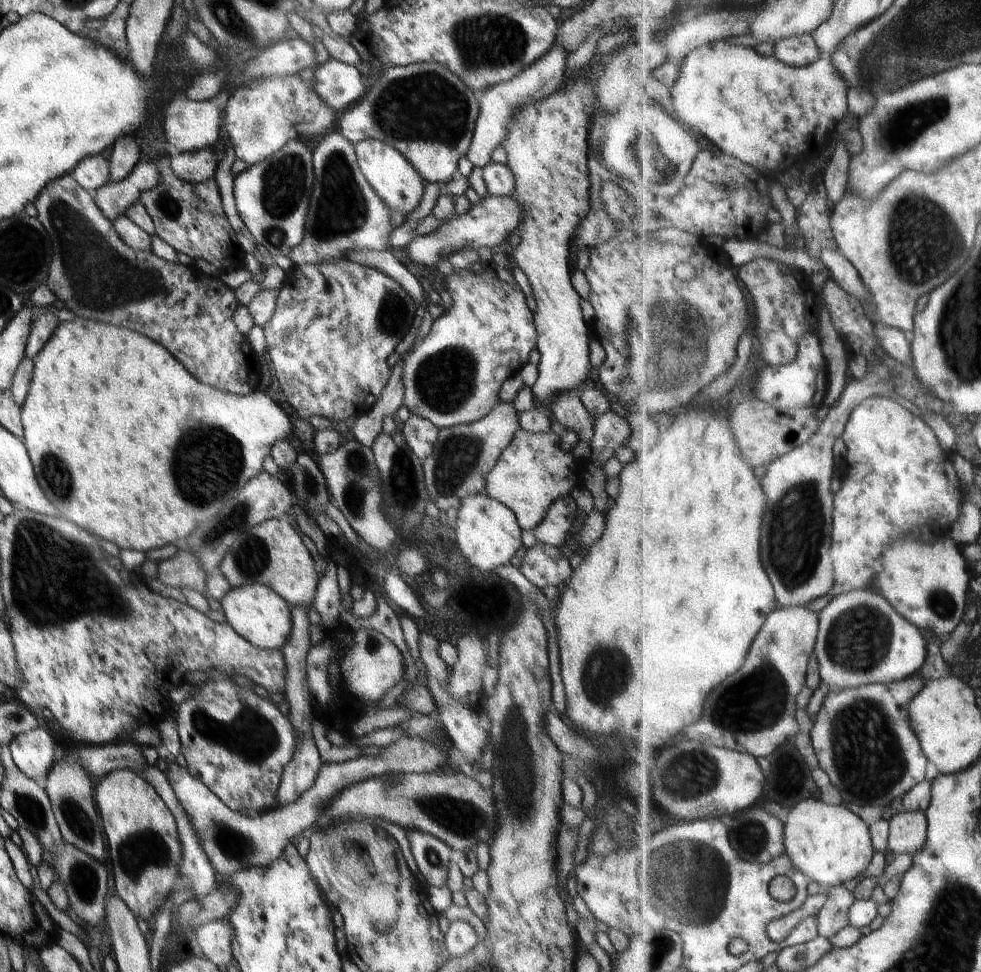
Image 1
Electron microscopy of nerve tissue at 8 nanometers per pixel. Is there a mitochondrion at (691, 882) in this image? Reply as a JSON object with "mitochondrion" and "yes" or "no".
{"mitochondrion":"yes"}

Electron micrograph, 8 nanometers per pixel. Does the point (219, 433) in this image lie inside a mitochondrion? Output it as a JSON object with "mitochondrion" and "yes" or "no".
{"mitochondrion":"yes"}

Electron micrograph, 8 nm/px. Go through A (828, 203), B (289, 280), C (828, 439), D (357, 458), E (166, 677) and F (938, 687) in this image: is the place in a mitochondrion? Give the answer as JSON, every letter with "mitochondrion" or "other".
{"A":"other","B":"other","C":"other","D":"mitochondrion","E":"other","F":"other"}

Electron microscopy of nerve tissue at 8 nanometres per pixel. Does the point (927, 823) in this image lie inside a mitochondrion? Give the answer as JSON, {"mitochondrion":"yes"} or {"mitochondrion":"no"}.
{"mitochondrion":"no"}

